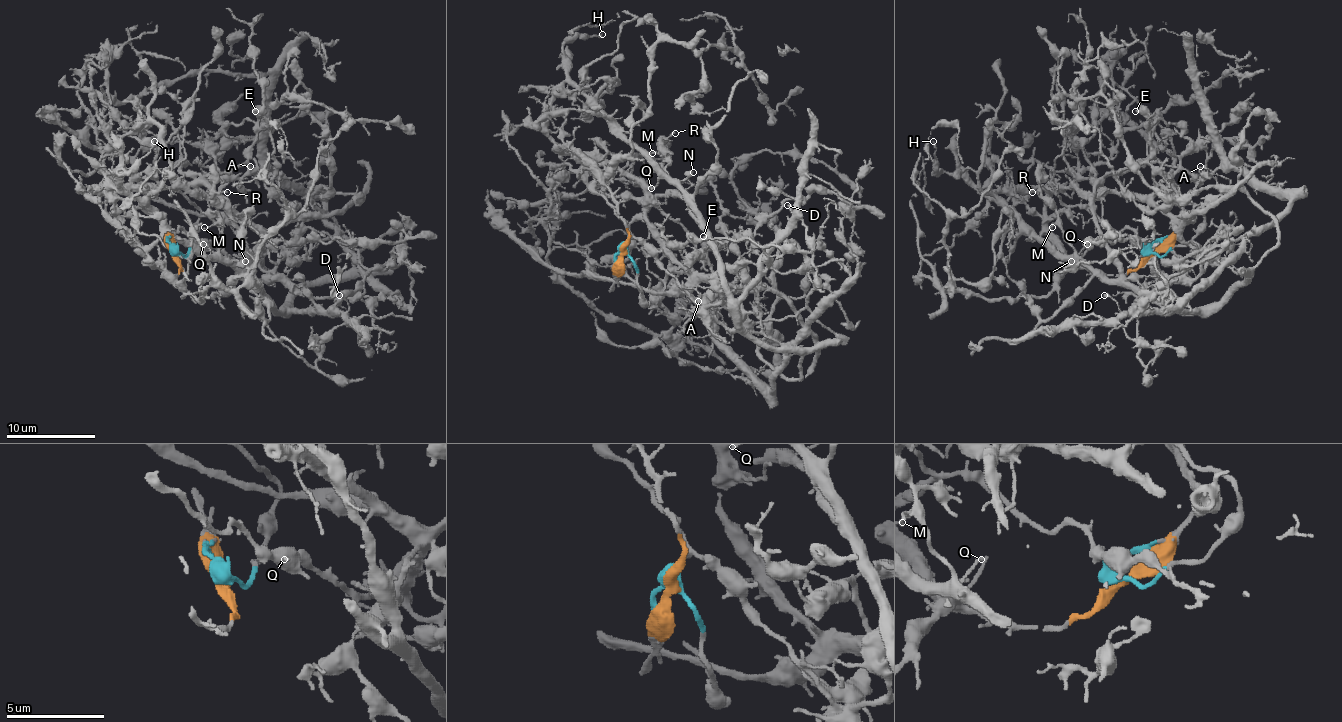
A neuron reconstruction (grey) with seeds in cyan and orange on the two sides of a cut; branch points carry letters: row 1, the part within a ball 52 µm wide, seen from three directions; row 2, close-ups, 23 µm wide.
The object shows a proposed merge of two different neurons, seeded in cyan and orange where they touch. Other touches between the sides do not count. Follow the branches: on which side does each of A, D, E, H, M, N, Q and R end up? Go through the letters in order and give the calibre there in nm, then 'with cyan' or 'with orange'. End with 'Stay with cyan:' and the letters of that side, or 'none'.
A: 150 nm thick; with cyan
D: 200 nm thick; with cyan
E: 480 nm thick; with cyan
H: 170 nm thick; with cyan
M: 110 nm thick; with cyan
N: 480 nm thick; with cyan
Q: 150 nm thick; with cyan
R: 130 nm thick; with cyan
Stay with cyan: A, D, E, H, M, N, Q, R

